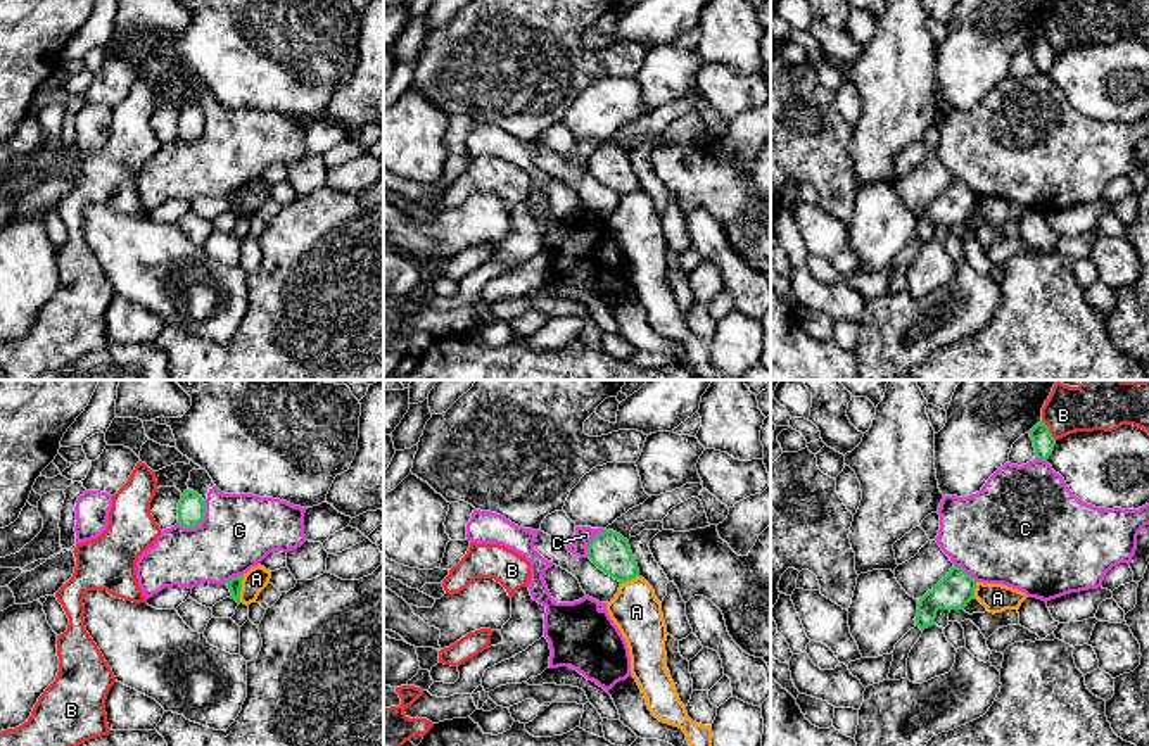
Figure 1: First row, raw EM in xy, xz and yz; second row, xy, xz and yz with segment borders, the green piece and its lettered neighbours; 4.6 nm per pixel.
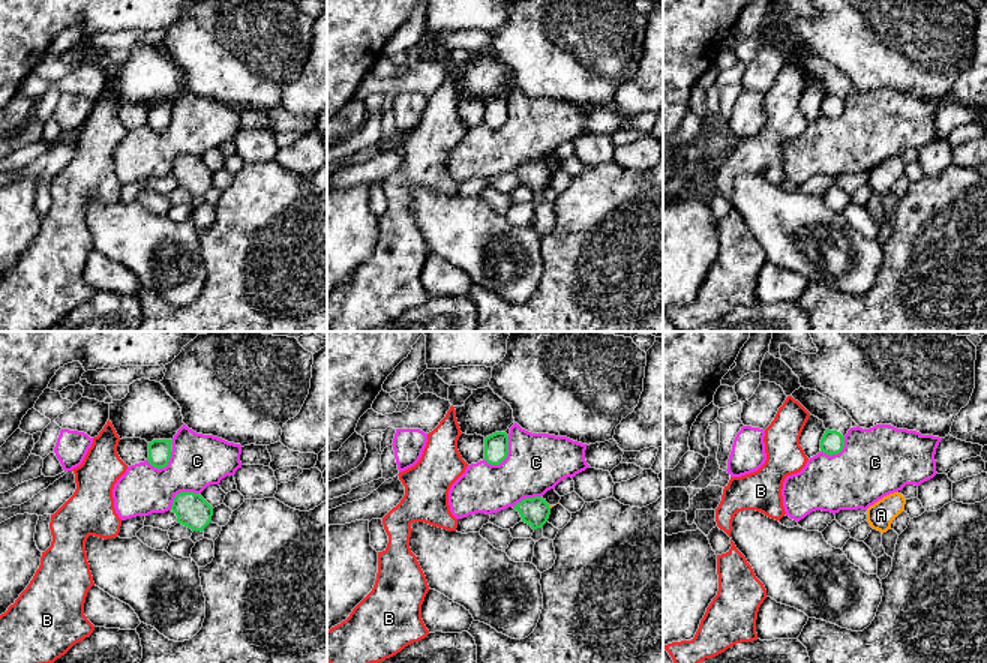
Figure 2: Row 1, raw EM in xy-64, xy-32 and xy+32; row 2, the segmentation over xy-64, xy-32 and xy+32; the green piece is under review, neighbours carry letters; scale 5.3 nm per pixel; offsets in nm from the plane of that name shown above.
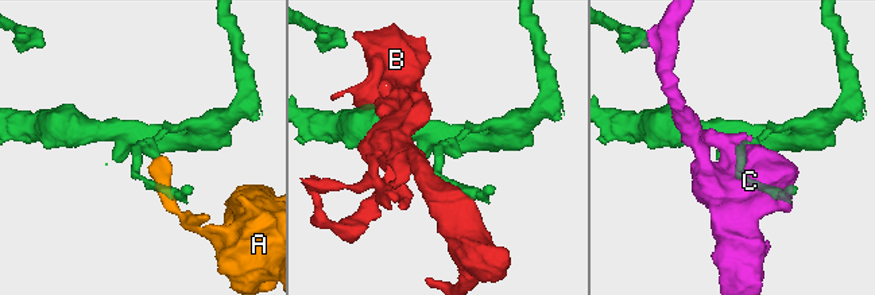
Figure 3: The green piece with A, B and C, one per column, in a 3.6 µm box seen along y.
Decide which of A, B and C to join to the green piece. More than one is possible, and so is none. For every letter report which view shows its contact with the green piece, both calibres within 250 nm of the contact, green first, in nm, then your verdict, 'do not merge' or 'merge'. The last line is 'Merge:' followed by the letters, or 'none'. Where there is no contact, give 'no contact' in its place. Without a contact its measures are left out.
A: xy | 70/110 nm | do not merge
B: yz | 100/220 nm | do not merge
C: xy | 130/360 nm | do not merge
Merge: none

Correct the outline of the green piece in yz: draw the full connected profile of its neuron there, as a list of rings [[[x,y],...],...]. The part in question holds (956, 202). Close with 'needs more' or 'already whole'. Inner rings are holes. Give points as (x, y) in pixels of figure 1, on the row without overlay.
[[[961,180],[950,185],[928,204],[917,218],[916,240],[921,243],[935,238],[938,223],[964,223],[974,212],[976,193]]] | already whole

